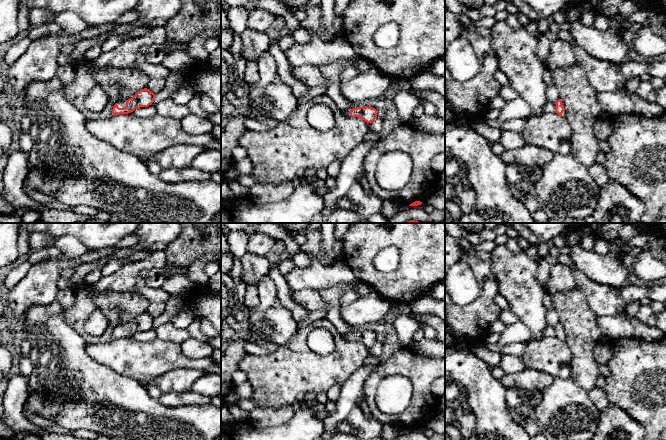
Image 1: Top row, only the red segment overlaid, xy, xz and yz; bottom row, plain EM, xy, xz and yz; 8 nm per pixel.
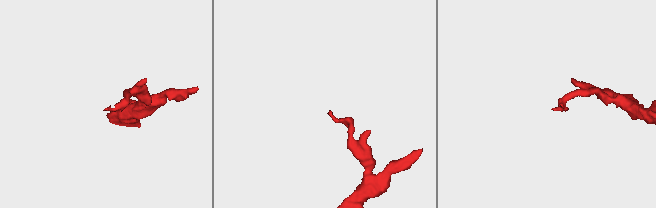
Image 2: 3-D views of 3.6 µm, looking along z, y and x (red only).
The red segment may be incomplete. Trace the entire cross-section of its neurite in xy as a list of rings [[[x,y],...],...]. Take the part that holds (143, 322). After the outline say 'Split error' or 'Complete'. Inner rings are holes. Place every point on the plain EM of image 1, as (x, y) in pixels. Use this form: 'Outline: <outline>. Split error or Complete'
Outline: [[[144,312],[128,324],[119,324],[112,333],[112,339],[132,338],[137,332],[151,329],[154,323],[155,318],[149,313]]]. Split error

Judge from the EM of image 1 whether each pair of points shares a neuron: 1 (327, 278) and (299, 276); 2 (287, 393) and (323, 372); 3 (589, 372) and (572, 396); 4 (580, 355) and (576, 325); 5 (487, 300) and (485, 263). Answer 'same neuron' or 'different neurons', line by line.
1: same neuron
2: same neuron
3: different neurons
4: same neuron
5: same neuron

